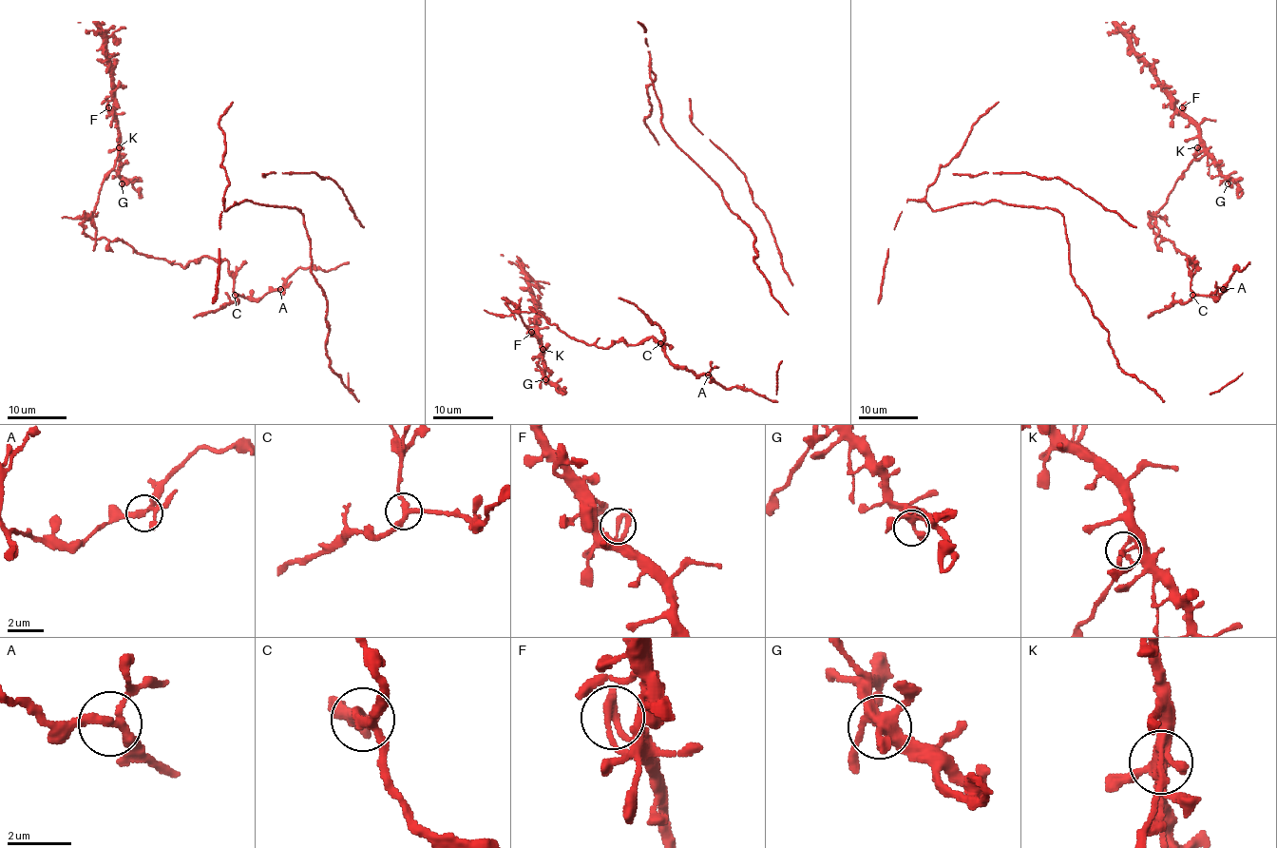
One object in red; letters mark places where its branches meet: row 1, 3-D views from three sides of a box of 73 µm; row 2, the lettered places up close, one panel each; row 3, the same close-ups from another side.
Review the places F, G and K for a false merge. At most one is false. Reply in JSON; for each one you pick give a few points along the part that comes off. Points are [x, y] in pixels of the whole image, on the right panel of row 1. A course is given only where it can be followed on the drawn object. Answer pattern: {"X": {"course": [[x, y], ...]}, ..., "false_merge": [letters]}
{"K": {"course": [[1198, 147], [1153, 231], [1196, 266], [1193, 256], [1195, 295], [1217, 298], [1250, 262]]}, "false_merge": ["K"]}

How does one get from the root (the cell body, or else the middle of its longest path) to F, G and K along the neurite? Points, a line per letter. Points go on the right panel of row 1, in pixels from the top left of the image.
F: (1217, 289), (1217, 298), (1195, 295), (1193, 256), (1196, 266), (1151, 223), (1199, 143), (1182, 107)
G: (1217, 289), (1217, 298), (1192, 292), (1193, 256), (1196, 266), (1151, 219), (1193, 160), (1207, 155), (1228, 183)
K: (1217, 289), (1223, 290), (1217, 298), (1195, 295), (1188, 266), (1193, 256), (1196, 266), (1151, 223), (1198, 147)

